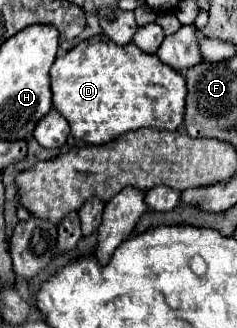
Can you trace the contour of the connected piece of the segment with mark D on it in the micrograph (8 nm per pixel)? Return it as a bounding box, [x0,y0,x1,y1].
[51,35,187,145]

